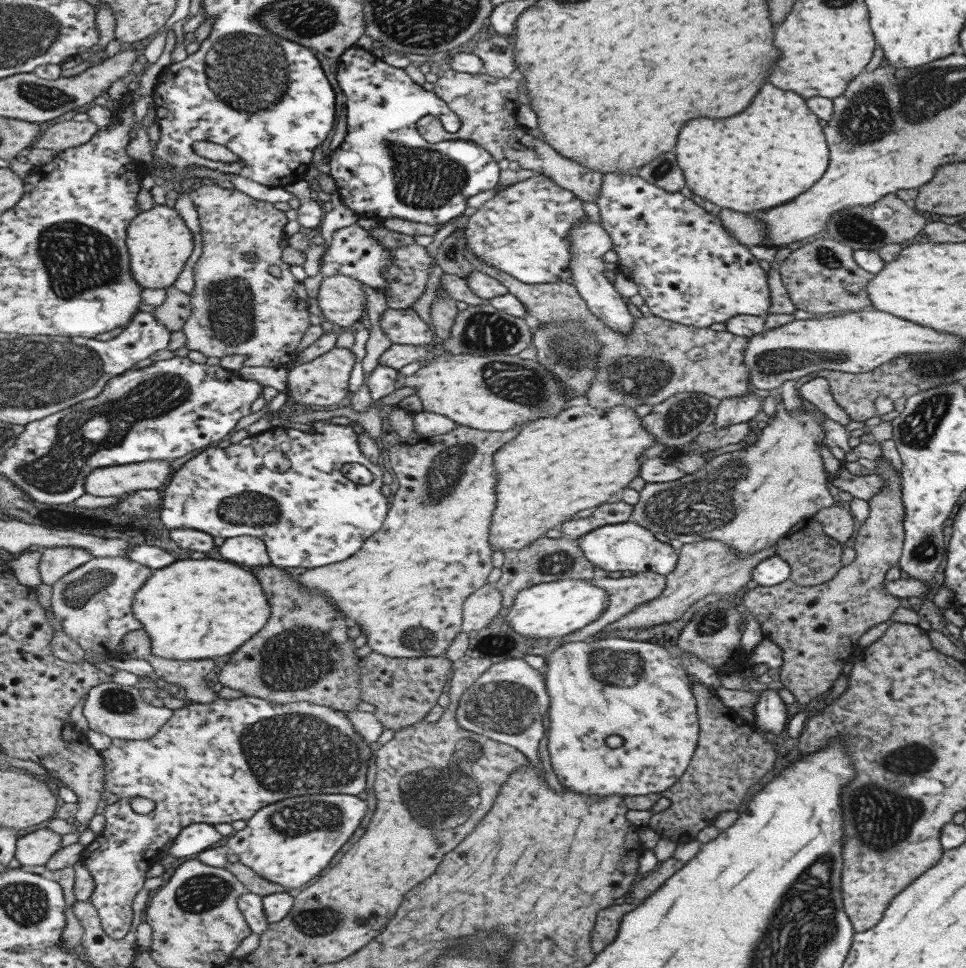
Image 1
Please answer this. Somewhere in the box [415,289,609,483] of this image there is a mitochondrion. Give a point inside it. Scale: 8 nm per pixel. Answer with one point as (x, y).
(521, 385)

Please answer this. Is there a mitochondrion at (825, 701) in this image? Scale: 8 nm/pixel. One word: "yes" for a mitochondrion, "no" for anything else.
no

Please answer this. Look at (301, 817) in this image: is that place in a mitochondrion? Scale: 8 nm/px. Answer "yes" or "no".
yes

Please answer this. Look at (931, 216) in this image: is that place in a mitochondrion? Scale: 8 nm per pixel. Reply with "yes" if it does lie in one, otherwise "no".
no

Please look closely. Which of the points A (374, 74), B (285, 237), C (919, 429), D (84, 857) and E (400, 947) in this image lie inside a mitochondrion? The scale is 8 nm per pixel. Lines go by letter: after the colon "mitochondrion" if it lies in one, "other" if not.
A: other
B: other
C: mitochondrion
D: other
E: other

